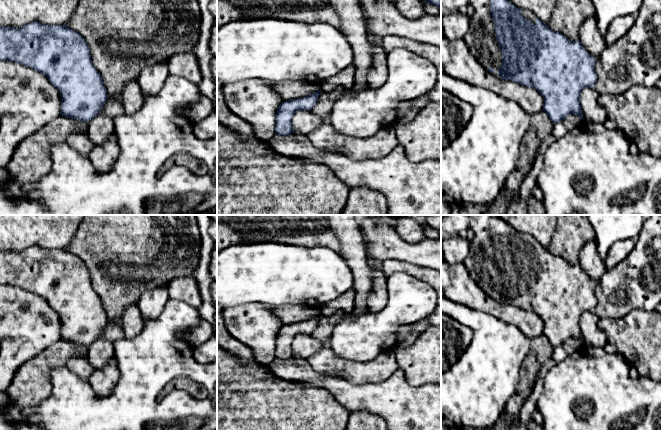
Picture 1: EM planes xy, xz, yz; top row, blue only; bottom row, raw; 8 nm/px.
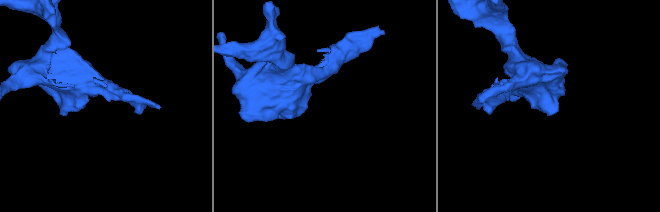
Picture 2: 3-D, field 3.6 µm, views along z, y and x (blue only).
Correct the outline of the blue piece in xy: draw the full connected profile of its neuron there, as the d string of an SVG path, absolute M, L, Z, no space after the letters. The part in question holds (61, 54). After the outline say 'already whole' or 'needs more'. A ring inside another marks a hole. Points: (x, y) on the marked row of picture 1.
M34 21L20 28L0 27L0 61L12 61L44 74L61 96L60 115L84 122L92 120L108 98L103 79L94 67L84 38L64 25Z | already whole

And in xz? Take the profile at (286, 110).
M320 89L306 97L282 102L277 109L275 116L275 133L281 136L287 136L294 133L292 126L293 116L298 110L311 111L317 103L321 91L322 90Z | already whole

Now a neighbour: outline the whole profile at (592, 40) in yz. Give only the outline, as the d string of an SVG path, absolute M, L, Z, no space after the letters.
M595 15L587 18L581 25L579 40L584 49L596 60L598 60L607 44L604 35L602 35L598 30Z

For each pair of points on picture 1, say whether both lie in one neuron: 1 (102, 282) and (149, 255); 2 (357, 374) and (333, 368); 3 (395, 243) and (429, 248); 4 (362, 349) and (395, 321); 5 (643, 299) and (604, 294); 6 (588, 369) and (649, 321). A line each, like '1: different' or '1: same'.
1: same
2: same
3: same
4: same
5: same
6: different

